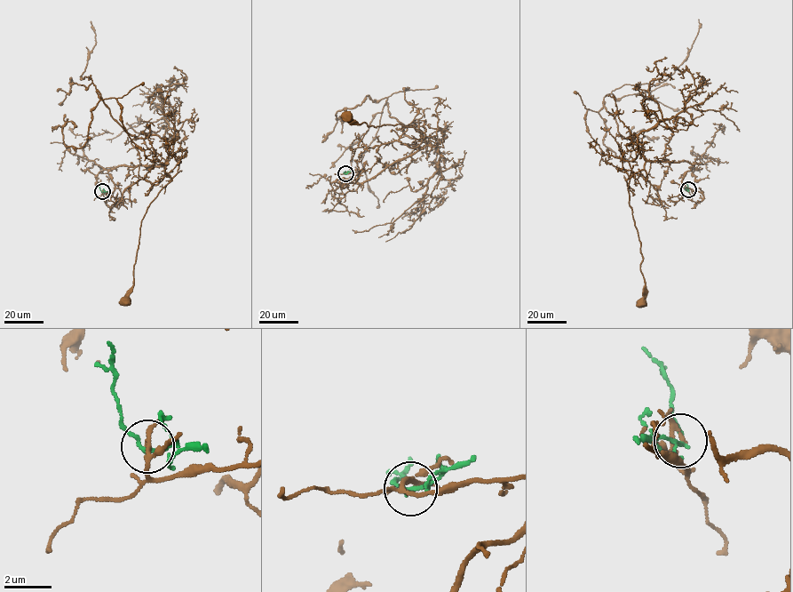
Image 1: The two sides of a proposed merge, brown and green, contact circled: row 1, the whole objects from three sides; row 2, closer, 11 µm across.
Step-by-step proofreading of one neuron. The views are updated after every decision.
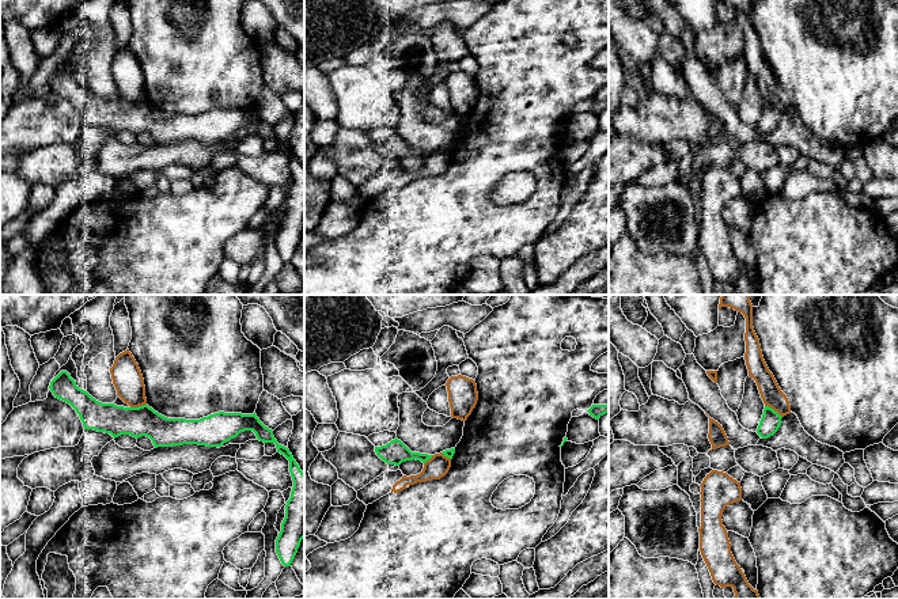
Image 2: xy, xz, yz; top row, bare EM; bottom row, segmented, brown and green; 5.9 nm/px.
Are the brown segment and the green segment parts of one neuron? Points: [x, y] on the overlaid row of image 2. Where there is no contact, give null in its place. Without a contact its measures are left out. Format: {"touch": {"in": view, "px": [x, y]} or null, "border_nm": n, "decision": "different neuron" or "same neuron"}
{"touch": {"in": "yz", "px": [773, 409]}, "border_nm": 130, "decision": "different neuron"}

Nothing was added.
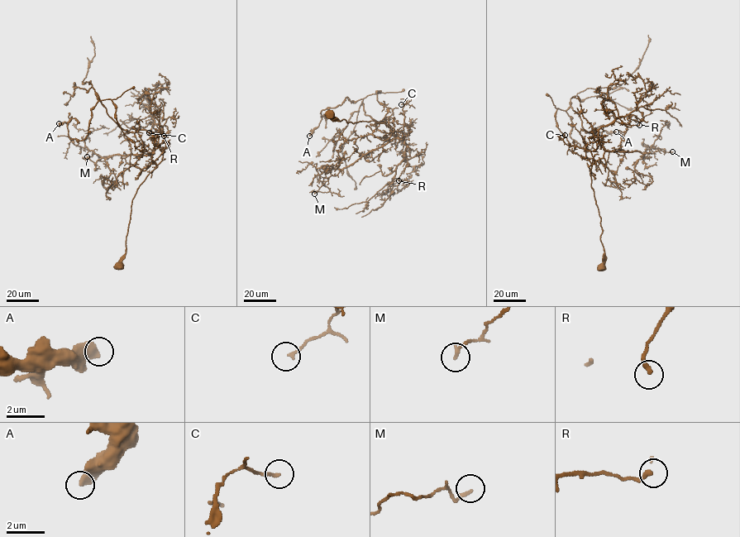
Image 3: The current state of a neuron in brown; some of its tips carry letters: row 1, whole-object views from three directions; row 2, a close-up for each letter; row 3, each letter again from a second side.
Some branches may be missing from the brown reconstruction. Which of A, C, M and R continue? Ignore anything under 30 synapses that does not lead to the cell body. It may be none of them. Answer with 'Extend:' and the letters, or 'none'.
Extend: none

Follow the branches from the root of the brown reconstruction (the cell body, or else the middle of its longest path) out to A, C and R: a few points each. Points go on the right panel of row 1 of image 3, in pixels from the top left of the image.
A: (603, 266), (589, 172), (604, 148), (570, 103), (570, 136), (584, 149), (598, 133), (616, 131)
C: (603, 266), (605, 257), (600, 239), (601, 218), (591, 184), (592, 154), (568, 146), (560, 139), (565, 135)
R: (603, 266), (601, 218), (589, 172), (604, 151), (599, 131), (616, 117), (639, 125)

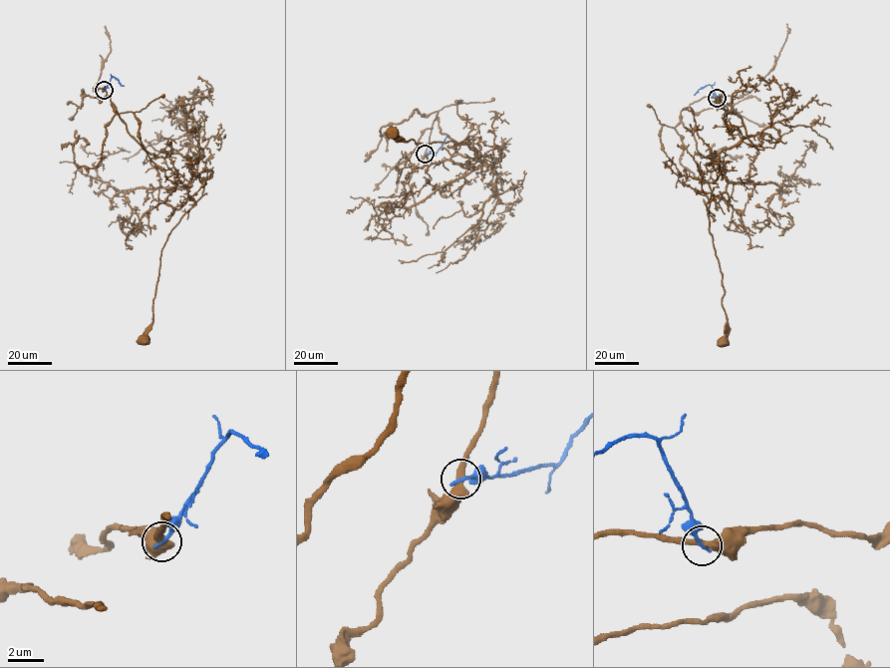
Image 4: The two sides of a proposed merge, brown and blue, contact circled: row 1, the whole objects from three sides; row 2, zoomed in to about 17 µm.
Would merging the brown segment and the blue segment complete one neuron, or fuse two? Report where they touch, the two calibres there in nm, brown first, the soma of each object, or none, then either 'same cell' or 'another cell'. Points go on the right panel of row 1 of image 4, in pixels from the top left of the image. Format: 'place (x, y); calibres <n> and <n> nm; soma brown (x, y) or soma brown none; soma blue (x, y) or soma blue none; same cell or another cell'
place (717, 98); calibres 400 and 240 nm; soma brown (724, 340); soma blue none; another cell

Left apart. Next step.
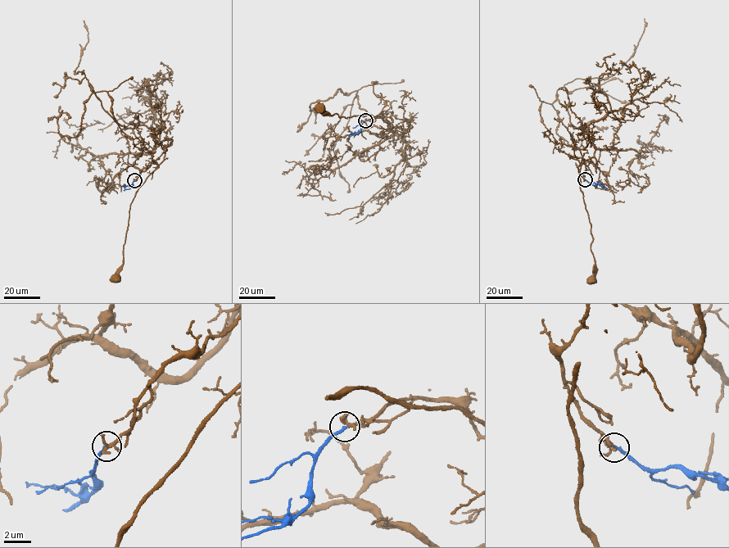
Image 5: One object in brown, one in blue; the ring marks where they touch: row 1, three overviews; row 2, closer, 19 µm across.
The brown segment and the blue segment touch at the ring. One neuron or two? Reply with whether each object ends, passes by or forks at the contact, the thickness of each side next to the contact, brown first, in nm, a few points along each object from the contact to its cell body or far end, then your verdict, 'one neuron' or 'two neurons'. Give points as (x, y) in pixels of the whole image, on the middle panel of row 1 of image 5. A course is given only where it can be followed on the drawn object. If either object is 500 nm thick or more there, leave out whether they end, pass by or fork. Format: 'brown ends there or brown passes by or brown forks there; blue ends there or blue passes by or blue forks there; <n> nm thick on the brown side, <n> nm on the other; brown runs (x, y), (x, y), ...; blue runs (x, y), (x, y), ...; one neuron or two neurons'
brown passes by; blue ends there; 240 nm thick on the brown side, 240 nm on the other; brown runs (365, 120), (378, 116), (391, 128), (392, 125), (382, 118), (369, 115), (346, 118), (319, 110); blue runs (365, 120), (361, 130), (348, 138); one neuron

